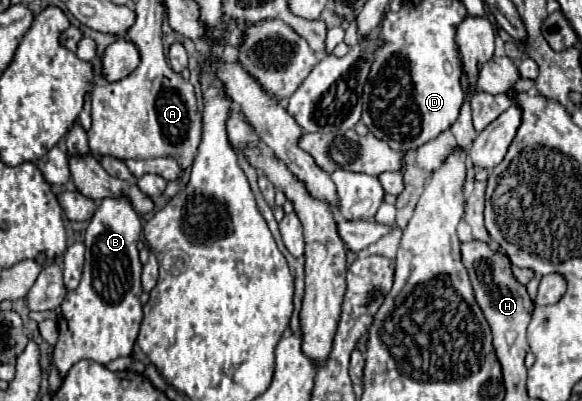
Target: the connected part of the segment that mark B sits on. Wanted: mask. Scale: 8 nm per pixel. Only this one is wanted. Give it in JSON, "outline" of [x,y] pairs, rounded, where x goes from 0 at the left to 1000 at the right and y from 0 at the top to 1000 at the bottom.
{"outline":[[[215,491],[177,496],[146,576],[146,666],[143,696],[129,726],[119,726],[105,756],[101,845],[91,875],[95,915],[115,935],[129,900],[156,895],[187,905],[204,890],[225,890],[229,860],[246,800],[246,761],[239,751],[242,676],[235,606],[242,591],[242,551]]]}

